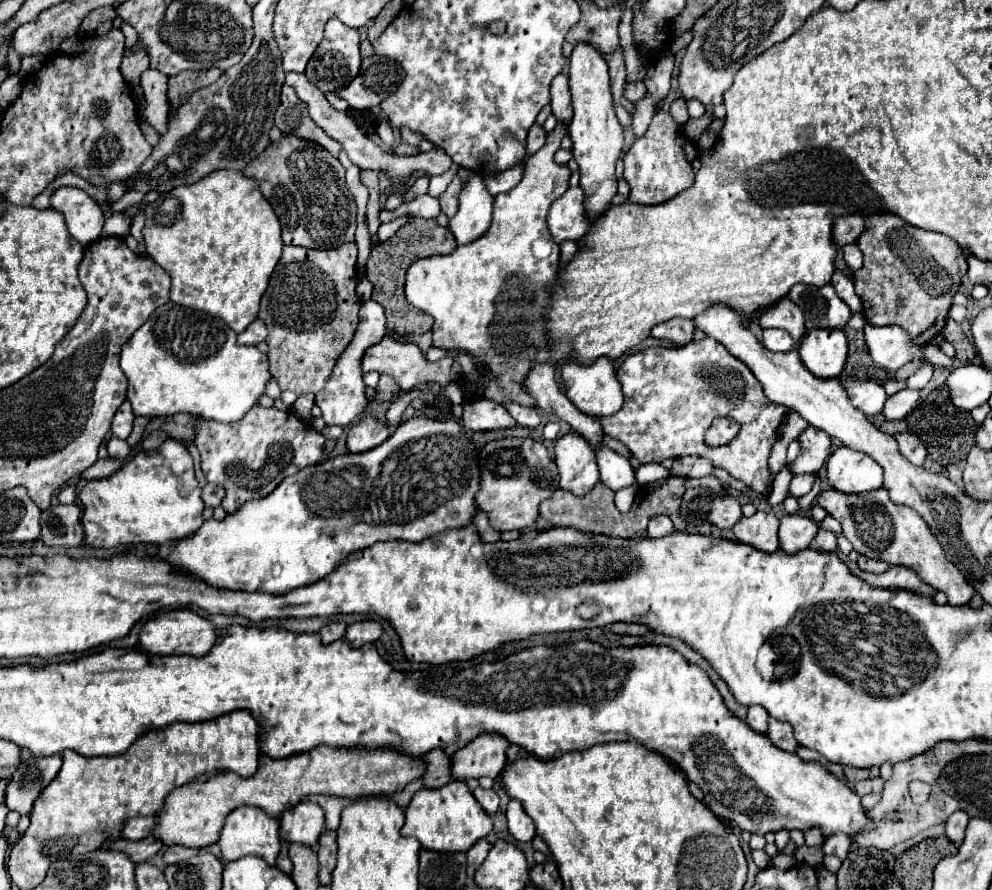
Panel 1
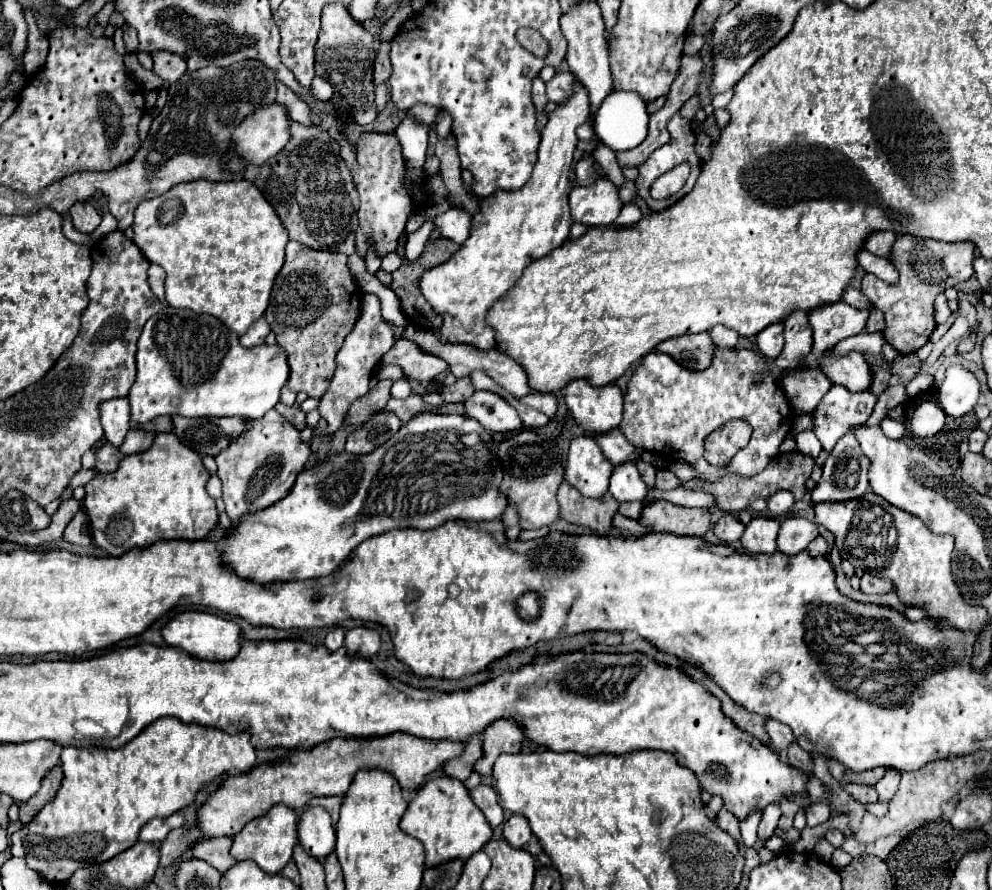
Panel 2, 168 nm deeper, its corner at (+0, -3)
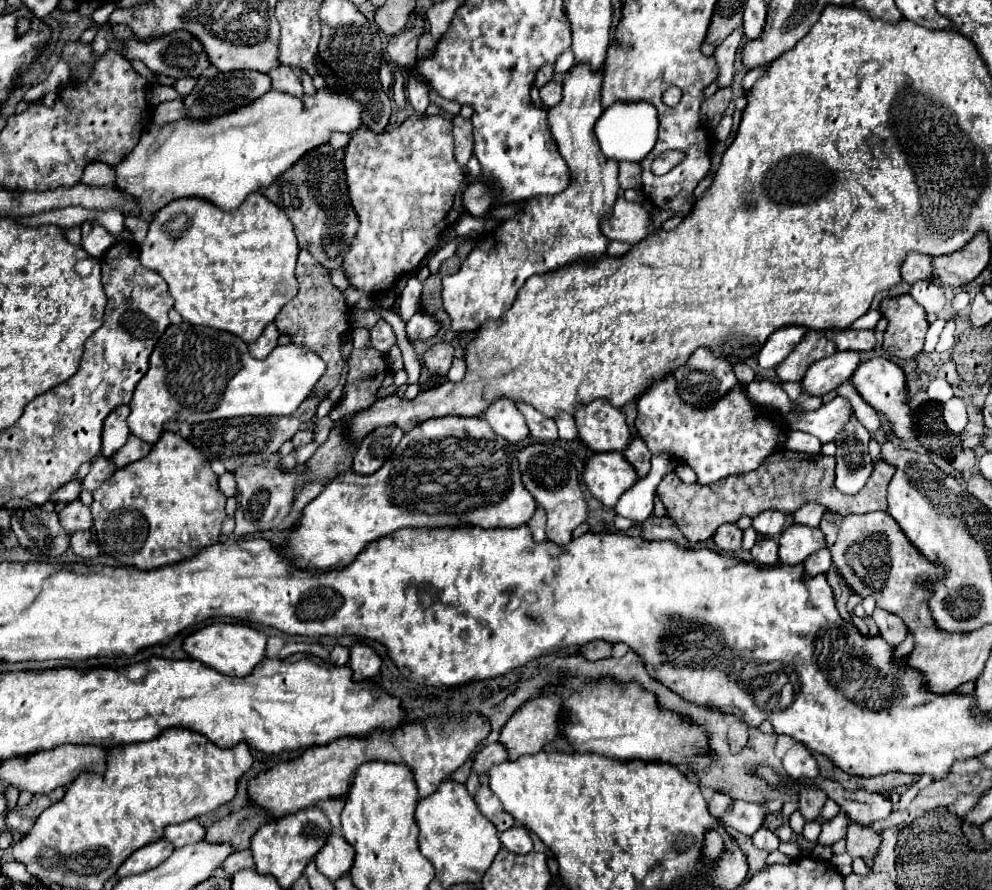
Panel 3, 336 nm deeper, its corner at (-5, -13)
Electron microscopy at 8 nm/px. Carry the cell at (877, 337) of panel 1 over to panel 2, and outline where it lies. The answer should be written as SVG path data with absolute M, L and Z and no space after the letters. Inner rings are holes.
M858 333L854 337L842 339L834 349L832 357L844 357L850 351L860 351L866 355L880 355L884 345L884 335L882 333Z

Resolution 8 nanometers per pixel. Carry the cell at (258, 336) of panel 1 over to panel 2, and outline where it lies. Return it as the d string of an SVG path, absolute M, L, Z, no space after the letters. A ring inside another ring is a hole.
M260 317L256 323L252 323L252 327L248 329L248 333L240 337L240 343L242 343L244 347L256 347L256 345L262 345L268 333L270 333L270 327L268 327L266 319Z

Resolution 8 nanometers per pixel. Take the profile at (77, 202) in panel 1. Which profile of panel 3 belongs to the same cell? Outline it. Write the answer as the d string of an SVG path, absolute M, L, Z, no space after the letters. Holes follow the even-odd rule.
M85 221L81 225L81 237L83 237L83 249L89 255L93 255L93 257L101 257L113 245L113 241L115 241L105 231L105 227L95 223L95 221Z

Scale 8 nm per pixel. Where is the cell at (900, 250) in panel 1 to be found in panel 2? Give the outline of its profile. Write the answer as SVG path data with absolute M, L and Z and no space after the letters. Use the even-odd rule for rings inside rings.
M898 237L896 253L892 253L890 261L896 263L900 273L900 281L896 285L888 285L874 275L866 275L862 279L862 293L870 299L870 303L884 313L886 341L902 355L916 353L932 335L934 321L934 299L936 293L954 287L974 275L974 251L976 245L970 241L962 243L942 243L932 239L916 239L916 237Z

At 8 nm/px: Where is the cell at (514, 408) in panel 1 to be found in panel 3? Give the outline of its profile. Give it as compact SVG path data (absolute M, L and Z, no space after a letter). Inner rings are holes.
M515 401L515 405L521 411L521 415L525 417L527 427L535 439L541 439L541 441L555 441L557 439L557 425L553 419L541 415L539 411L535 411L533 407L529 407L521 401Z

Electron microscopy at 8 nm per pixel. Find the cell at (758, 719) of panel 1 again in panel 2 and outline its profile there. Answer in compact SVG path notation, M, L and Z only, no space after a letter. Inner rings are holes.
M766 719L766 729L768 729L768 735L772 737L772 747L778 751L778 753L784 753L794 741L794 733L790 731L788 725L780 723L780 721L774 721L774 719Z

